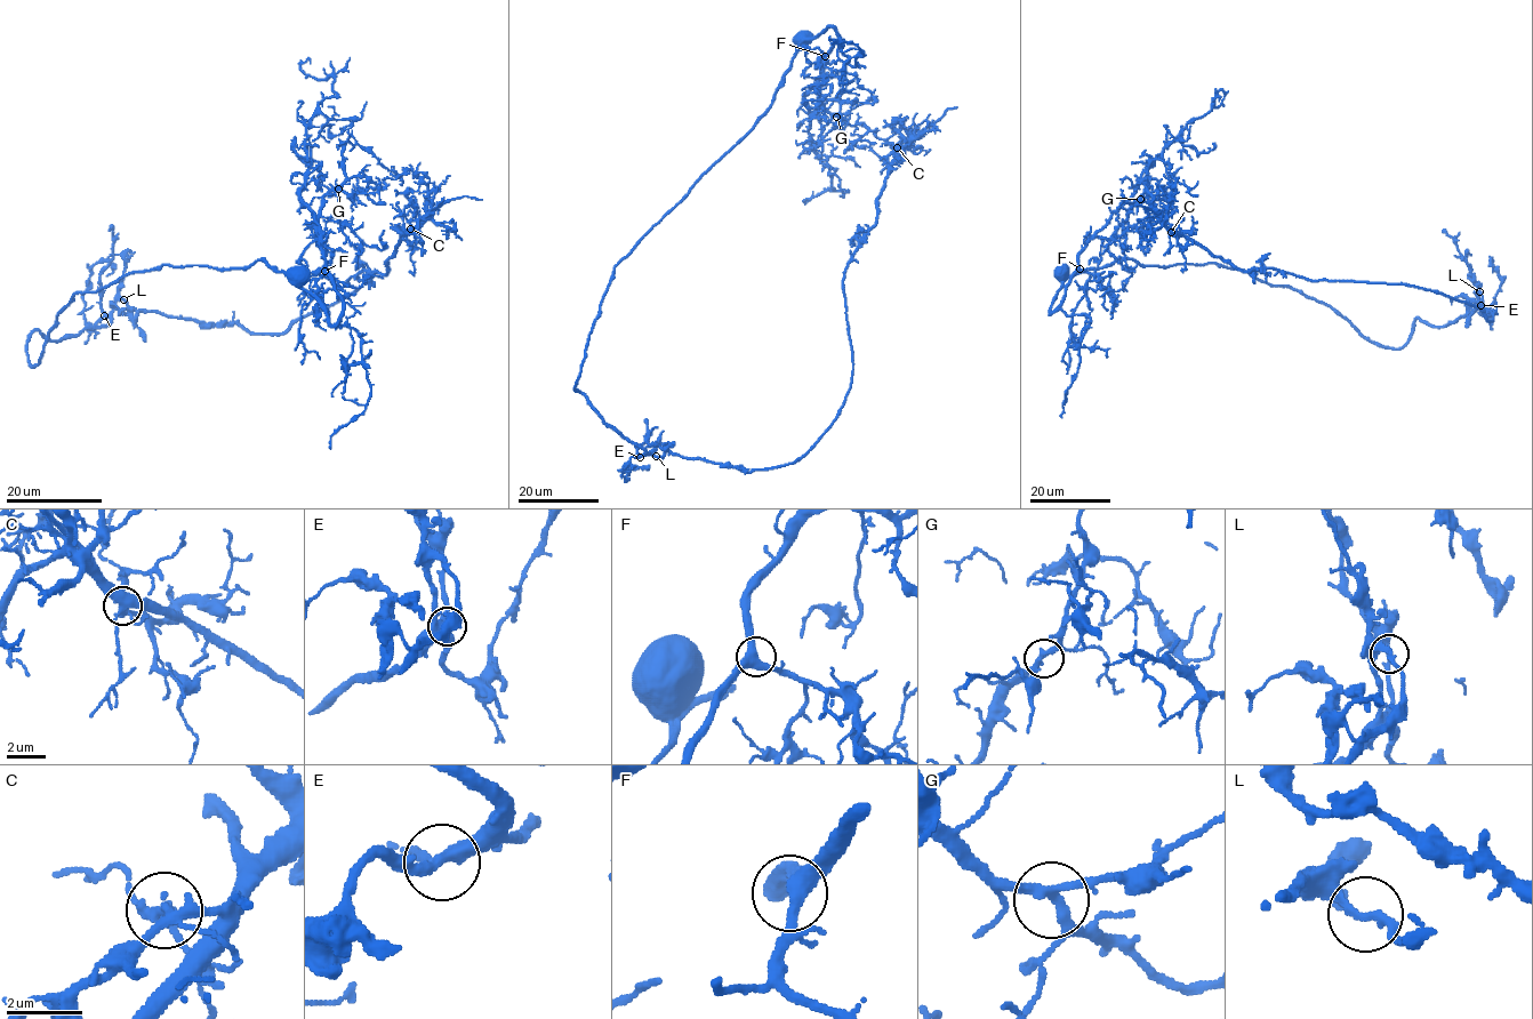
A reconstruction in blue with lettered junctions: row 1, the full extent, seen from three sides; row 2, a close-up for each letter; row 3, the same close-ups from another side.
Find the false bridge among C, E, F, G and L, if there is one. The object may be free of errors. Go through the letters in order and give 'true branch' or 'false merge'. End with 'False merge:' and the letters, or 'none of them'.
C: true branch
E: true branch
F: true branch
G: true branch
L: false merge
False merge: L

